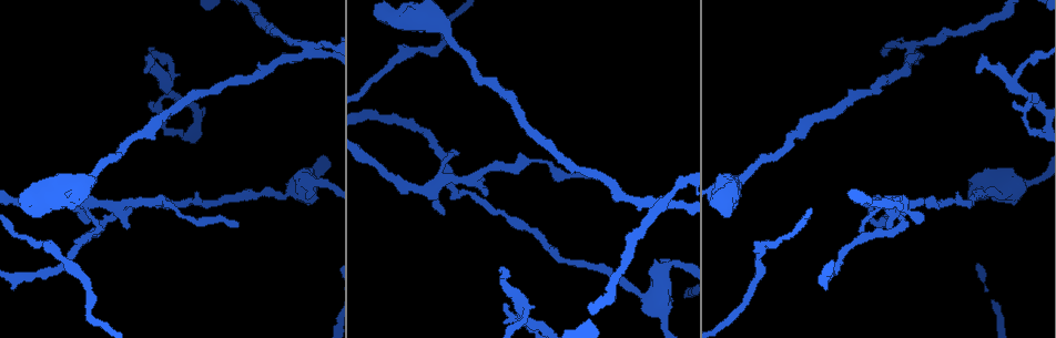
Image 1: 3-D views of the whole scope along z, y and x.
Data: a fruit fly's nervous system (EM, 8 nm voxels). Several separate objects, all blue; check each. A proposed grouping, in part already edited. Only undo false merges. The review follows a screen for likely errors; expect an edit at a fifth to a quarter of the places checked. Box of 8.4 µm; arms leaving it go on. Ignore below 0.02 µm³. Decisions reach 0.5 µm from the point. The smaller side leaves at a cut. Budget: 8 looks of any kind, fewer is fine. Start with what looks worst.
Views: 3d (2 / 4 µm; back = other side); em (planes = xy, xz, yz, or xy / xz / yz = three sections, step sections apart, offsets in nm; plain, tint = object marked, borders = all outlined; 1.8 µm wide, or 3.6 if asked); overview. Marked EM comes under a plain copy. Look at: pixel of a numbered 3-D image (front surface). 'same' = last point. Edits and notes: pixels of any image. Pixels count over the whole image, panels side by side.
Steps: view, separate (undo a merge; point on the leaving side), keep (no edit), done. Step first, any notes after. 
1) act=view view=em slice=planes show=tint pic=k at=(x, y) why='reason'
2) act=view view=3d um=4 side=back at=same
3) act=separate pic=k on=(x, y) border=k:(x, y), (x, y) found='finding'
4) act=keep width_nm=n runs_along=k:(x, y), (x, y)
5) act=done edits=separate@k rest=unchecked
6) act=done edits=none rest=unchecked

act=view view=3d um=2 pic=1 at=(913, 46) why='four or more arms meet'

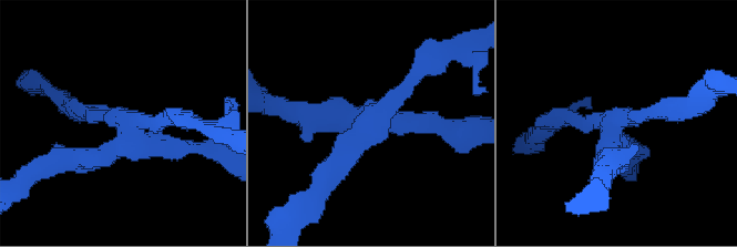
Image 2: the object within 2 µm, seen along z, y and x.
act=view view=em slice=planes show=tint pic=2 at=(122, 128) arms=4

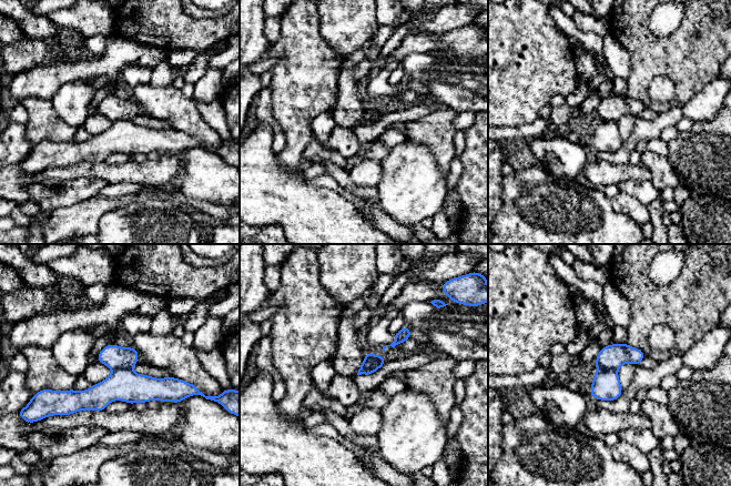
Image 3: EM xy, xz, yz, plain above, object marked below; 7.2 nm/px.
act=separate pic=3 on=(113, 356) border=3:(130, 368), (115, 368), (113, 371) found='two cells meet here'

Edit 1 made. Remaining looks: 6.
act=view view=em slice=planes show=tint pic=1 at=(910, 207) why='looks like a crossing'

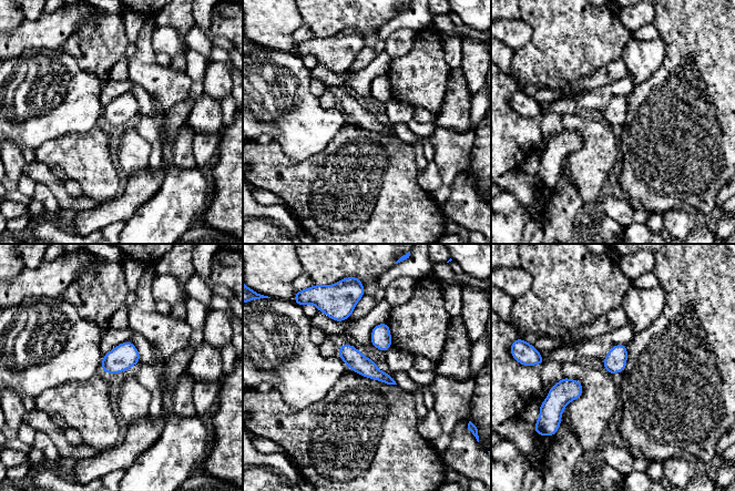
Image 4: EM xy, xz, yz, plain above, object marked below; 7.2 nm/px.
act=keep width_nm=140 runs_along=4:(342, 349), (363, 366), (390, 381) found='all the same cell'

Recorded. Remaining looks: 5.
act=view view=em um=3.6 slice=planes show=tint pic=1 at=(165, 84) why='arms part here'

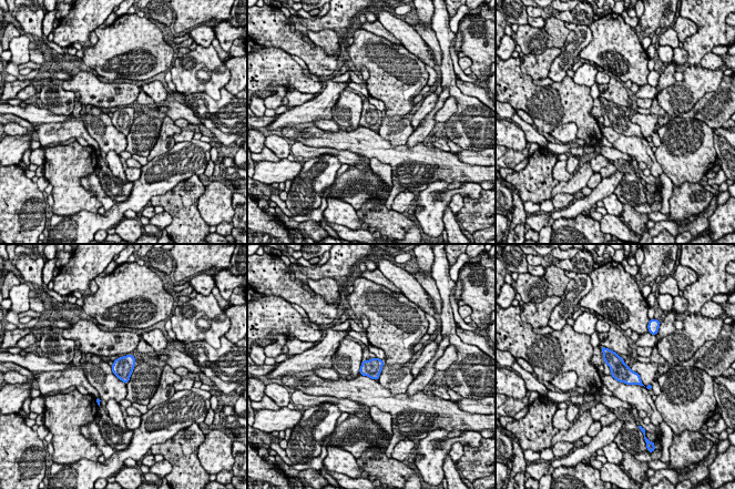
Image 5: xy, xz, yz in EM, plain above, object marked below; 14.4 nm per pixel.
act=keep found='one cell here'

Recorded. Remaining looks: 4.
act=done edits=separate@3 rest=unchecked

